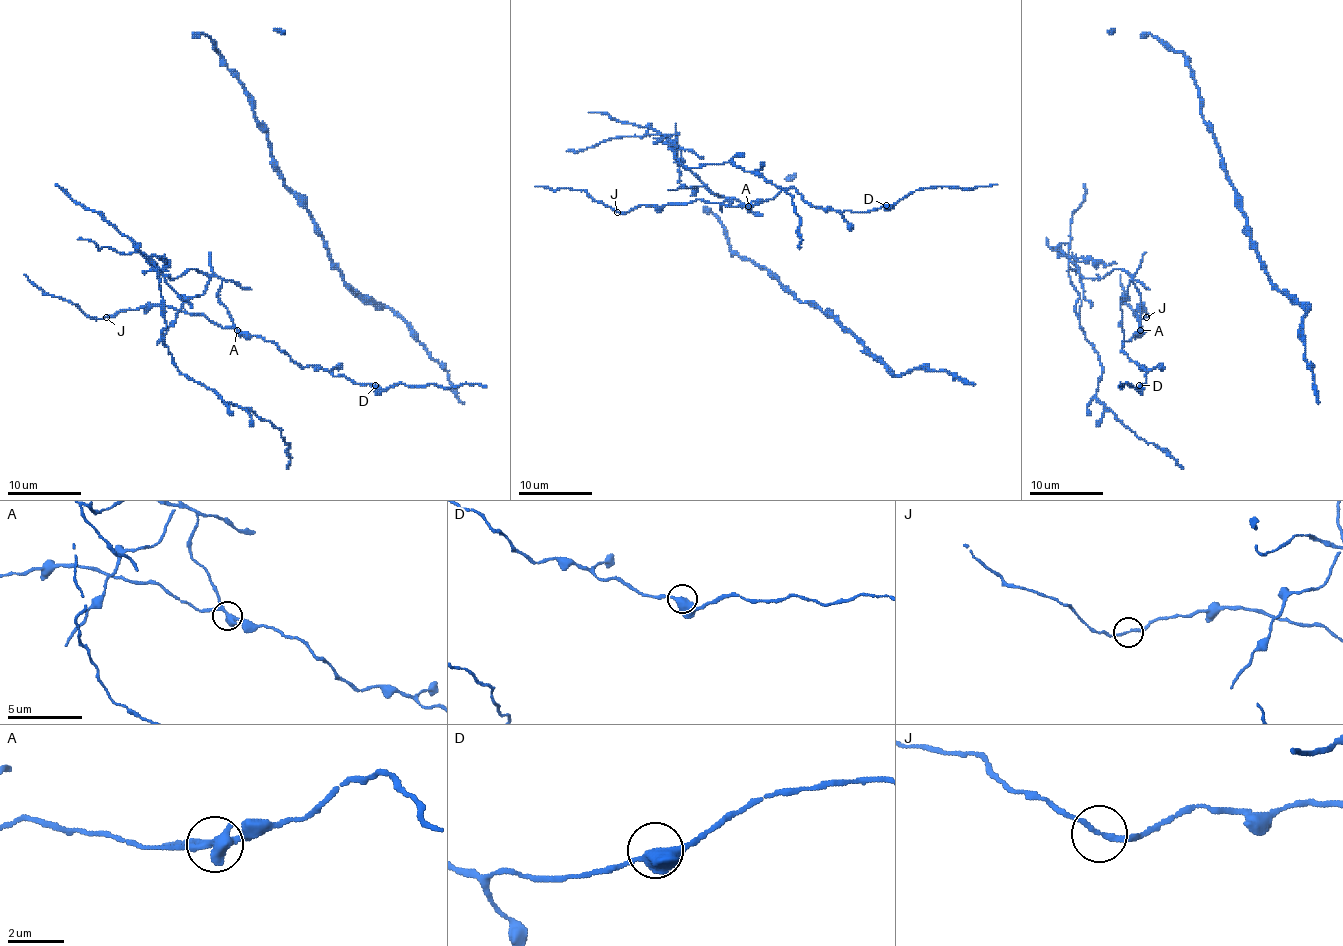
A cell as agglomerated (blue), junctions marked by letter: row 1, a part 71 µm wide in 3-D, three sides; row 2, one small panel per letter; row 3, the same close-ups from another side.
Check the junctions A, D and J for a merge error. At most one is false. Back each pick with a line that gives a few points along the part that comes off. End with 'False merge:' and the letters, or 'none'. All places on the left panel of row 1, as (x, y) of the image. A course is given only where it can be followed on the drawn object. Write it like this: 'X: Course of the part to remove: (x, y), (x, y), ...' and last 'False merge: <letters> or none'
False merge: A

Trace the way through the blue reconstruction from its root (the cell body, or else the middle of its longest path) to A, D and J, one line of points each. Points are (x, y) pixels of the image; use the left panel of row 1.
A: (251, 289), (242, 289), (229, 280), (222, 282), (218, 300), (227, 310), (237, 330)
D: (251, 289), (224, 280), (218, 293), (238, 330), (273, 343), (303, 367), (320, 365), (335, 376), (375, 385)
J: (251, 289), (222, 282), (218, 300), (233, 321), (224, 328), (203, 315), (166, 306), (105, 317)

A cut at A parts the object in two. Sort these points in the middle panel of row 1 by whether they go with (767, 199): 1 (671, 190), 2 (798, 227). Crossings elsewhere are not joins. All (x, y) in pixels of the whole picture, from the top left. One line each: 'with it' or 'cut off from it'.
1: cut off from it
2: cut off from it

